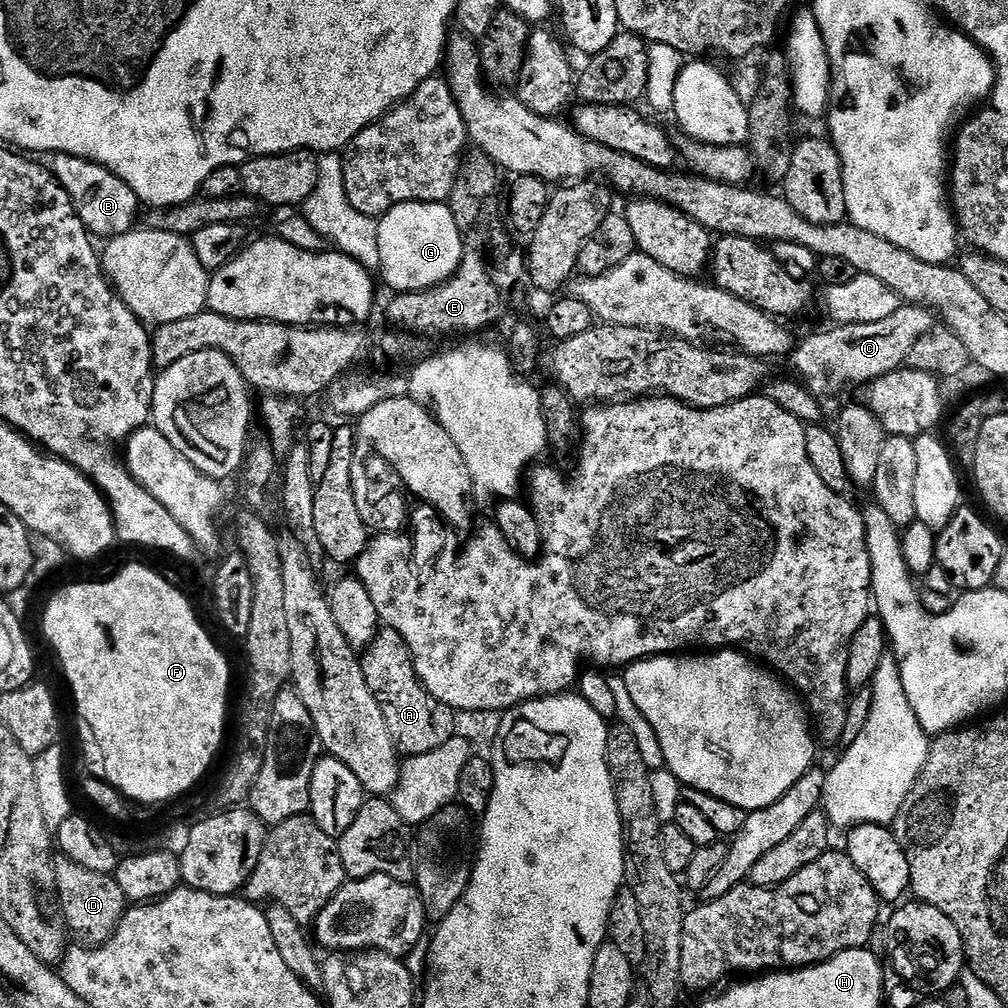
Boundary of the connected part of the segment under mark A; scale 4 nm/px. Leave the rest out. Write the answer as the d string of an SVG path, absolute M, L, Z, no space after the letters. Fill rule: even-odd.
M381 627L363 650L362 663L364 677L378 706L382 706L382 718L386 718L386 730L390 730L397 753L405 757L430 754L430 750L438 750L438 746L448 741L454 728L443 720L445 709L438 706L416 677L416 667L402 634Z

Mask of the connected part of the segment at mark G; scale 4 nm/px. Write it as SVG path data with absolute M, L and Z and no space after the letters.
M447 203L399 204L379 217L378 221L378 272L379 275L384 275L384 280L392 287L393 293L424 292L438 286L455 272L460 257L466 251L465 237Z

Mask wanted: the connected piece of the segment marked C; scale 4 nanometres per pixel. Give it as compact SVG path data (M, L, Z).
M909 303L894 310L890 318L882 318L882 322L832 326L829 332L808 336L793 347L790 361L797 372L793 373L813 396L832 396L842 391L847 384L862 386L905 367L910 350L914 350L914 342L932 331L933 327L932 309Z

